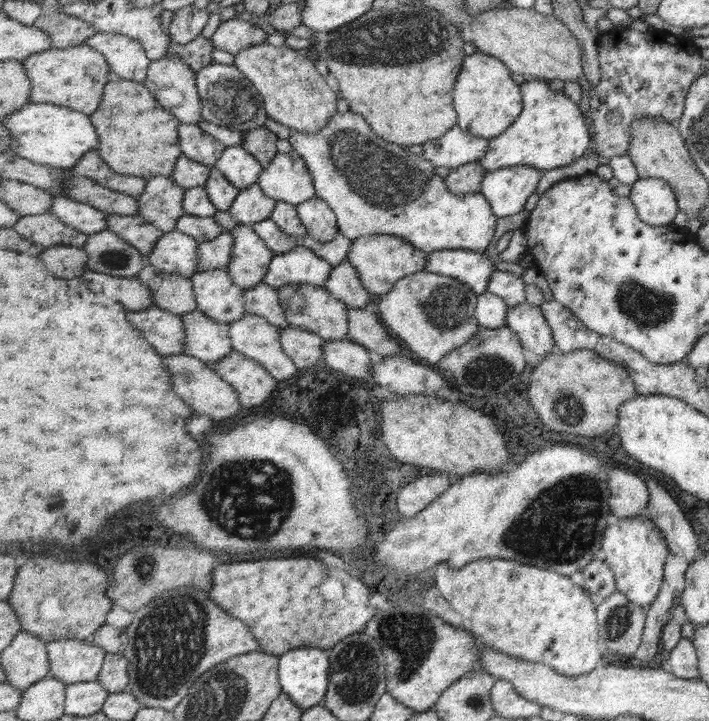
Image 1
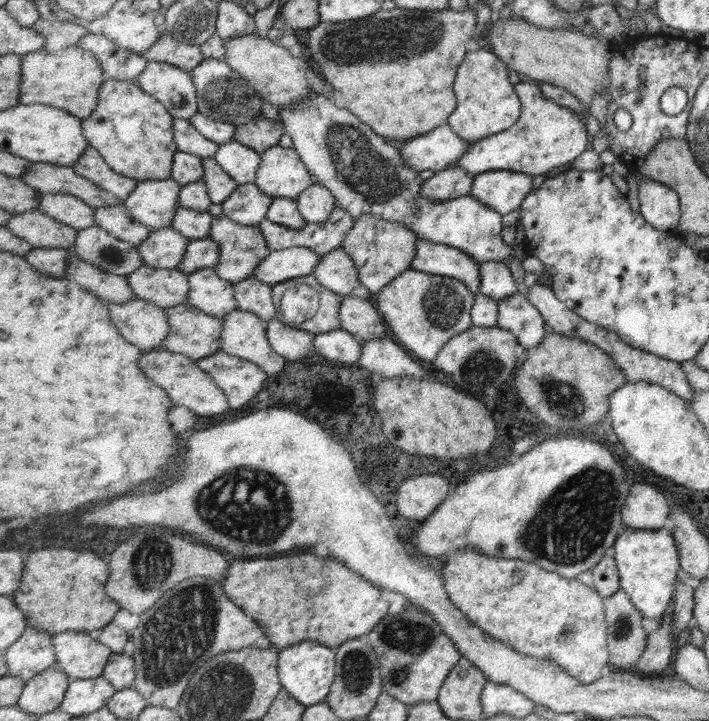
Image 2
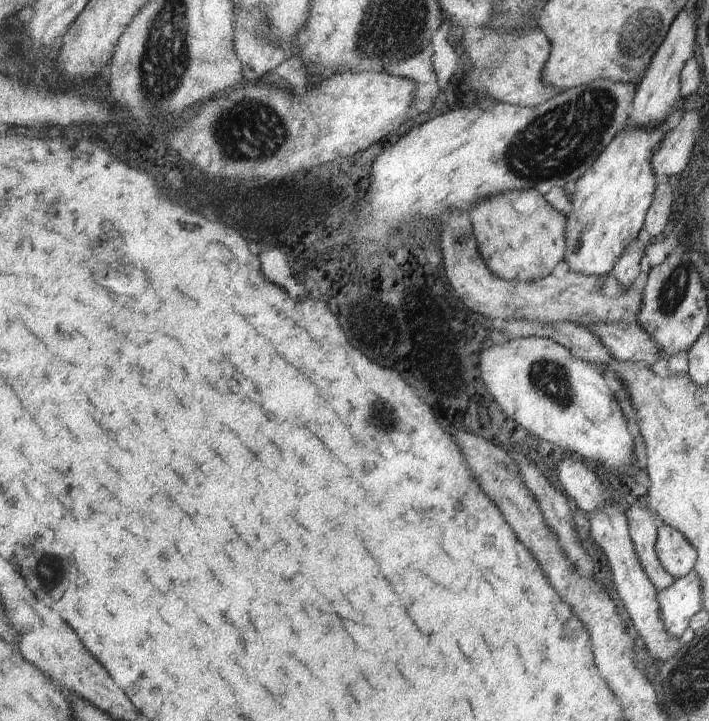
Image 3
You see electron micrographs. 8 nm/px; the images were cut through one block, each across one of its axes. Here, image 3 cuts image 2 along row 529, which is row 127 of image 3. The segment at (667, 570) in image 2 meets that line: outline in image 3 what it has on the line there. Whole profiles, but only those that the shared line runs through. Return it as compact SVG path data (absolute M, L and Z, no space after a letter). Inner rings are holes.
M665 123L657 129L635 129L625 125L625 129L613 138L596 165L576 183L576 192L571 196L572 212L567 216L567 250L564 255L564 261L573 273L591 277L611 275L619 256L639 235L643 218L647 217L652 198L655 196L656 182L651 158L665 138L664 125Z

